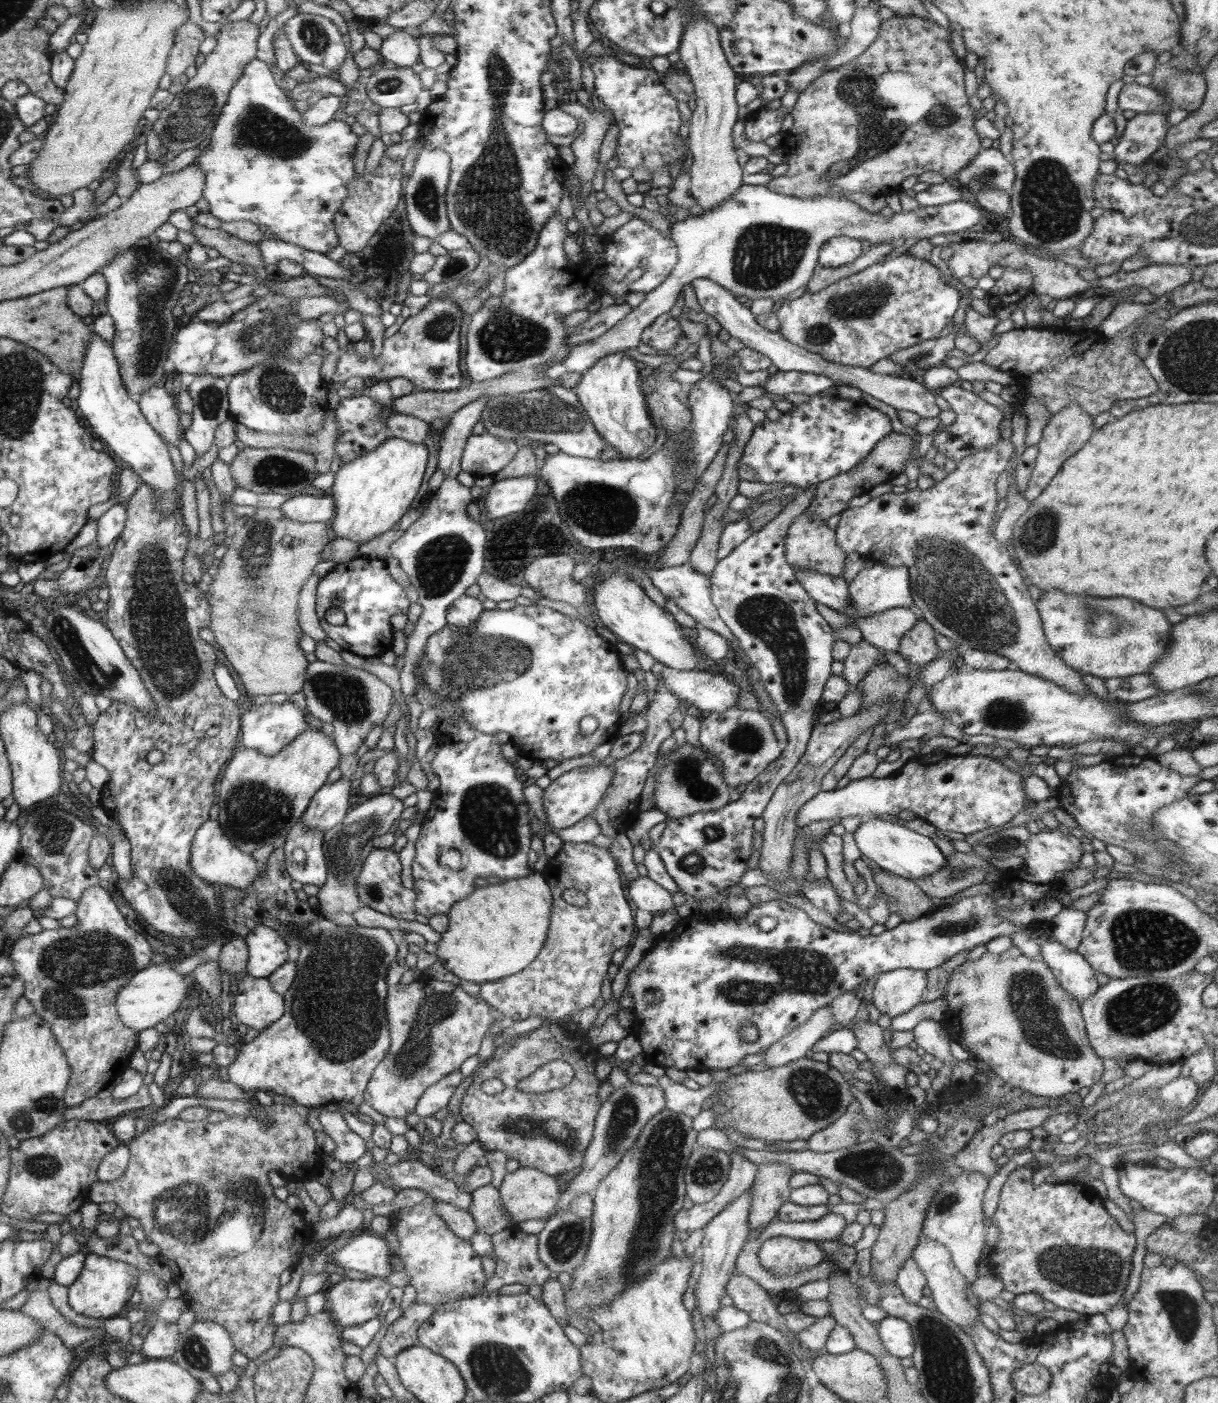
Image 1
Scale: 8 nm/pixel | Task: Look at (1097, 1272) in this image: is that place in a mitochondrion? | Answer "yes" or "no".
yes

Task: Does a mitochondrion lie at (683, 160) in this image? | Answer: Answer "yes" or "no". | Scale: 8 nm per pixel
no

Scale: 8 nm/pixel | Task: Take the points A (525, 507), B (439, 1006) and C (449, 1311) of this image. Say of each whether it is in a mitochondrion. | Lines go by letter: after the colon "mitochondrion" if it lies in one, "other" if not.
A: other
B: mitochondrion
C: other

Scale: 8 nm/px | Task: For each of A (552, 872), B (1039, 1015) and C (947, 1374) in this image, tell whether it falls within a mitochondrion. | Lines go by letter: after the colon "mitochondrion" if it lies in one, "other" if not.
A: other
B: mitochondrion
C: mitochondrion

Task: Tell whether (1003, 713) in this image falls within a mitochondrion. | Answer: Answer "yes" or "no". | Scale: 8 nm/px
yes

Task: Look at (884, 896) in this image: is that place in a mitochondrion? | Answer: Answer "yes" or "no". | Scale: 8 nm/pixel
no

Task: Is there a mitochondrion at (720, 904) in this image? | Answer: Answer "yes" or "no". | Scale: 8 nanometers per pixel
no

